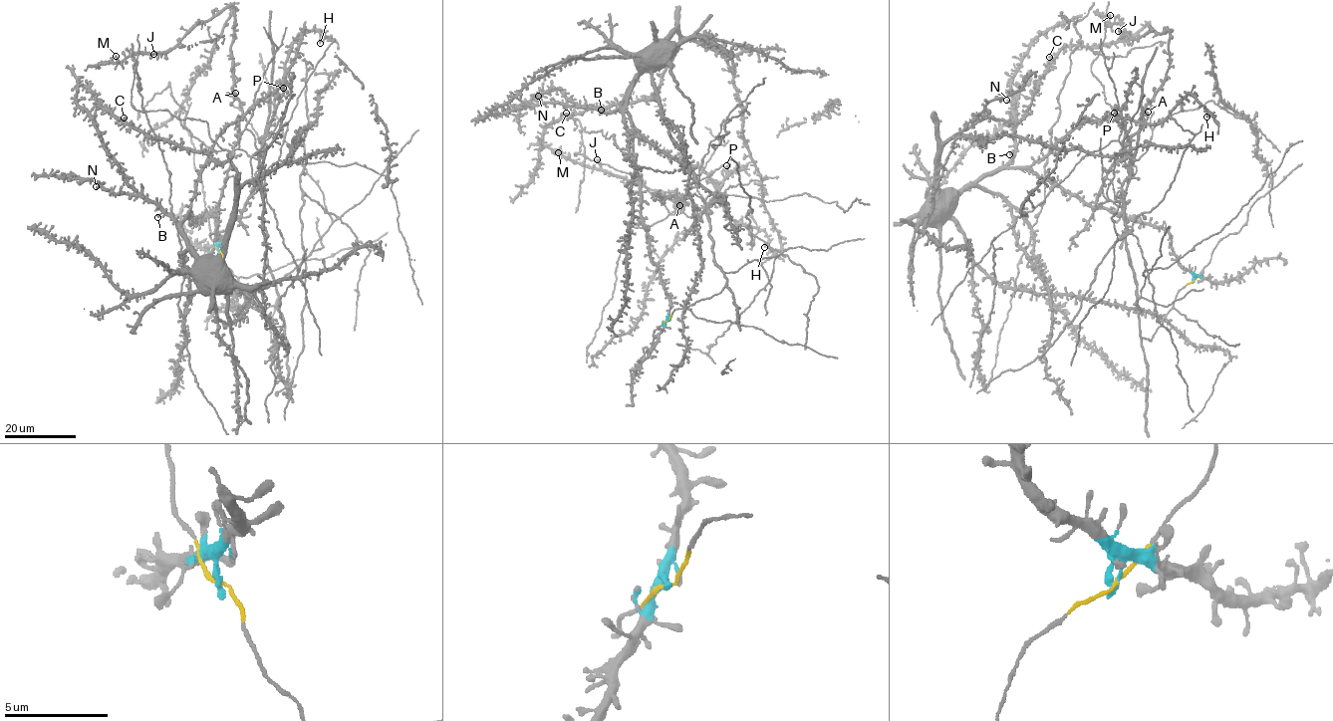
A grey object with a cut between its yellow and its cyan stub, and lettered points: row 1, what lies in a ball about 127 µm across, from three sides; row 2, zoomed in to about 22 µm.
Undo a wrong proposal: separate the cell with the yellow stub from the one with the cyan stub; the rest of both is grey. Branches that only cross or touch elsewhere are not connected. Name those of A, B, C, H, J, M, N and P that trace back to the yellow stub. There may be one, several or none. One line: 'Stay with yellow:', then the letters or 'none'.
Stay with yellow: A, J, M, P

